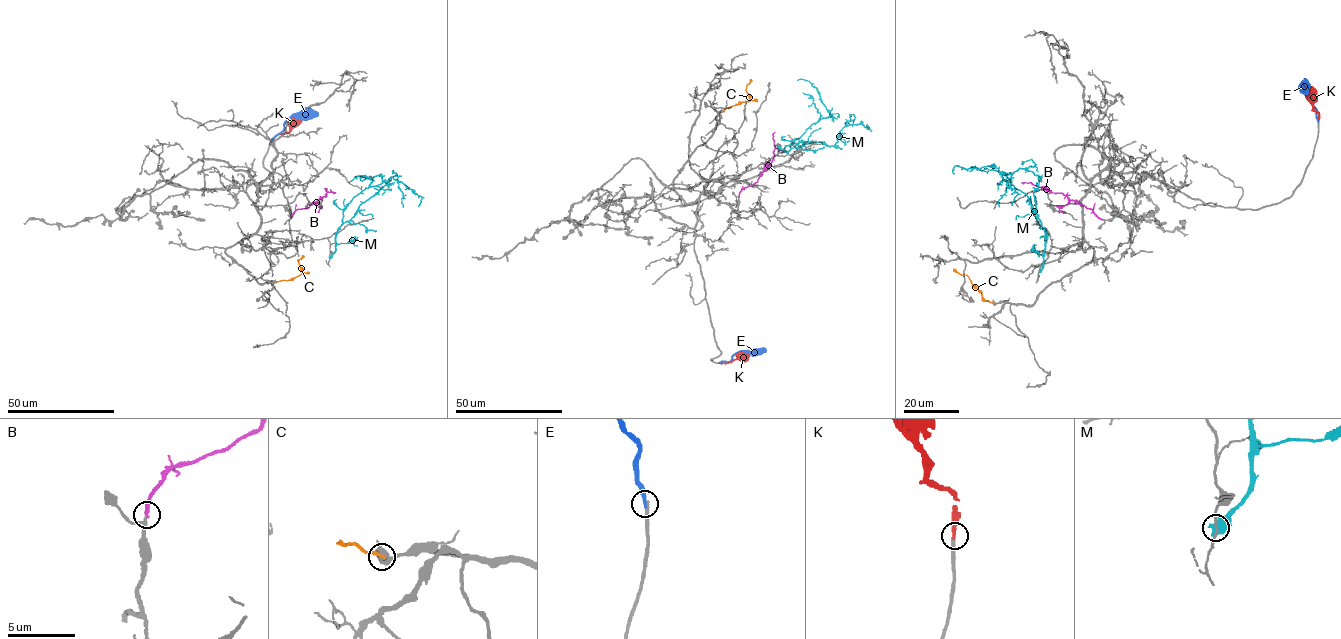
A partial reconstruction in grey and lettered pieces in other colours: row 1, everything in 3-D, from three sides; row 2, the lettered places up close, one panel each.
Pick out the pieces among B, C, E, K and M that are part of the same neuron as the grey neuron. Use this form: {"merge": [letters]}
{"merge": ["B", "K"]}

